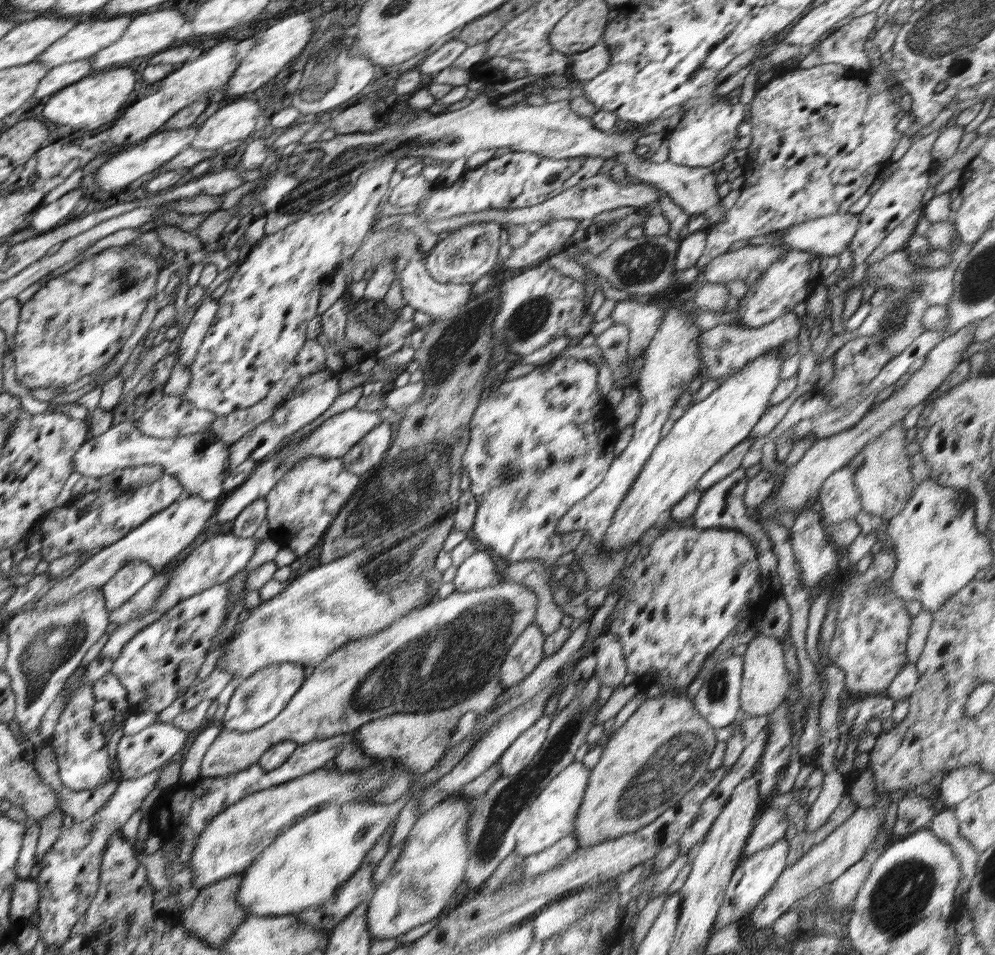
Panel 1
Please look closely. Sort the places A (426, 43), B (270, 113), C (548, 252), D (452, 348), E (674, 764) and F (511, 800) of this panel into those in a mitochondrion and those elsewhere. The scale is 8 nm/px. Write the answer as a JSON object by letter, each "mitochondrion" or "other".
{"A":"other","B":"other","C":"other","D":"mitochondrion","E":"mitochondrion","F":"mitochondrion"}

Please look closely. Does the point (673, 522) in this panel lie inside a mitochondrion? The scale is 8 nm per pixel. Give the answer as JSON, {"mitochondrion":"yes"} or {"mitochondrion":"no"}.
{"mitochondrion":"no"}

